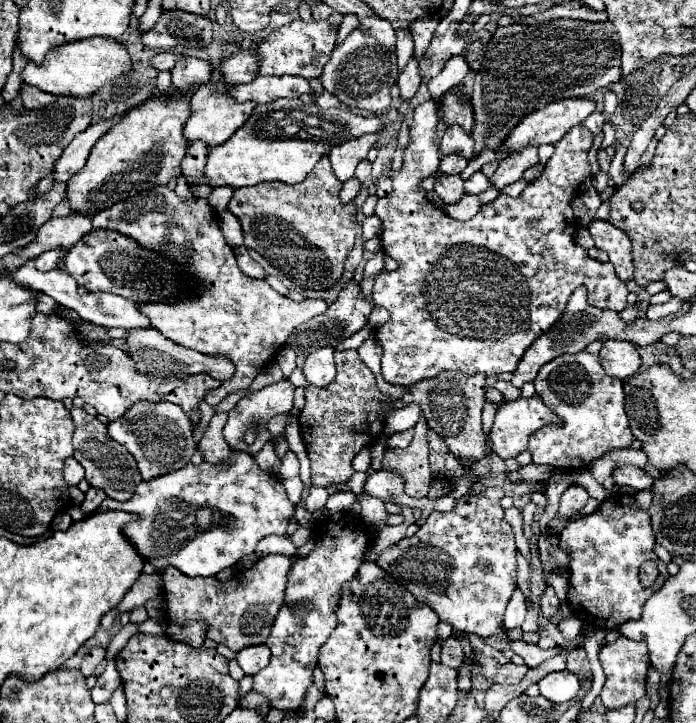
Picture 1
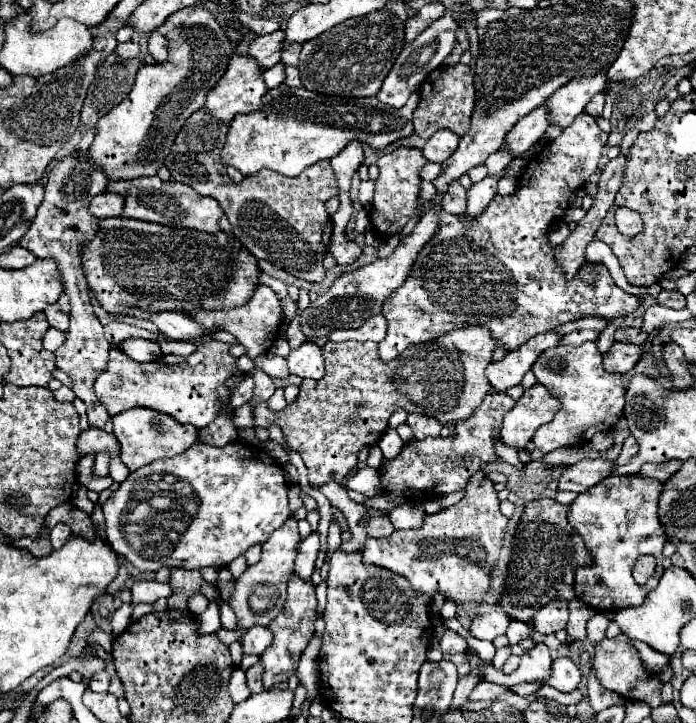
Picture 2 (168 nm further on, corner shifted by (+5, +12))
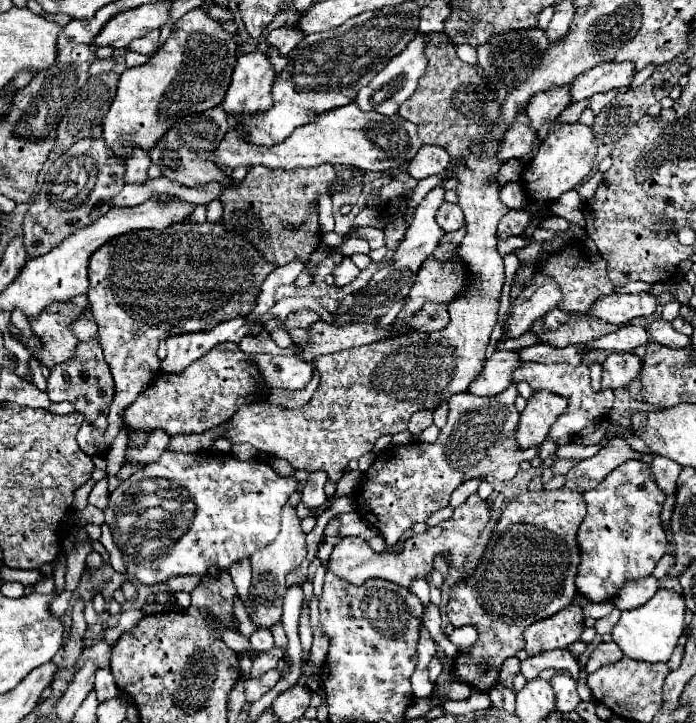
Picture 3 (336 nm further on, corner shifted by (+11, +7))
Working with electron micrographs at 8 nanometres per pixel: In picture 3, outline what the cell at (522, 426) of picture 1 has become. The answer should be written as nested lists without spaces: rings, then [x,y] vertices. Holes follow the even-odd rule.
[[[535,391],[527,399],[527,407],[521,413],[515,439],[521,449],[539,447],[549,433],[549,427],[555,423],[555,419],[565,411],[567,399],[549,393],[549,391]]]

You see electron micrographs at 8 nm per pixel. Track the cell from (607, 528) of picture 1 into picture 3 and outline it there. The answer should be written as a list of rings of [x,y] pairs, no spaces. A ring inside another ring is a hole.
[[[629,461],[613,469],[595,489],[583,493],[587,515],[577,533],[581,549],[581,565],[577,573],[577,593],[591,603],[611,601],[625,583],[653,575],[657,561],[667,551],[665,531],[661,527],[661,507],[665,493],[651,479],[649,465]]]

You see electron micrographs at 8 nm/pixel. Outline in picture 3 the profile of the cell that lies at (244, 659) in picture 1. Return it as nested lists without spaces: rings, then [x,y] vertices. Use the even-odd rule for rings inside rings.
[[[257,629],[251,637],[249,637],[249,643],[251,643],[251,649],[253,651],[269,651],[273,647],[273,635],[271,635],[271,629]]]

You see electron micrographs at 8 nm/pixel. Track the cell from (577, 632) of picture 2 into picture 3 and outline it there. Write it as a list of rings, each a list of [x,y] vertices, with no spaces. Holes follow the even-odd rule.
[[[605,601],[605,603],[587,603],[587,605],[583,607],[583,617],[599,619],[599,617],[609,615],[613,609],[615,609],[613,601]]]

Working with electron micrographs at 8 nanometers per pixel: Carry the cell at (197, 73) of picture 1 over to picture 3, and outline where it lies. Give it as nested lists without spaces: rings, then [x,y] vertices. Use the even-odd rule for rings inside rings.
[[[151,31],[149,35],[145,35],[141,39],[135,39],[129,45],[129,51],[135,51],[135,53],[147,55],[147,57],[153,57],[159,51],[159,31]]]

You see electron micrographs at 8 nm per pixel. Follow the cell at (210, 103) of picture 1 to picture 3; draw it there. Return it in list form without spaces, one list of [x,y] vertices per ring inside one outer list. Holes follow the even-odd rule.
[[[247,53],[239,55],[229,89],[219,107],[225,109],[227,115],[241,113],[263,113],[271,109],[271,85],[275,81],[275,73],[269,65],[265,53]]]

